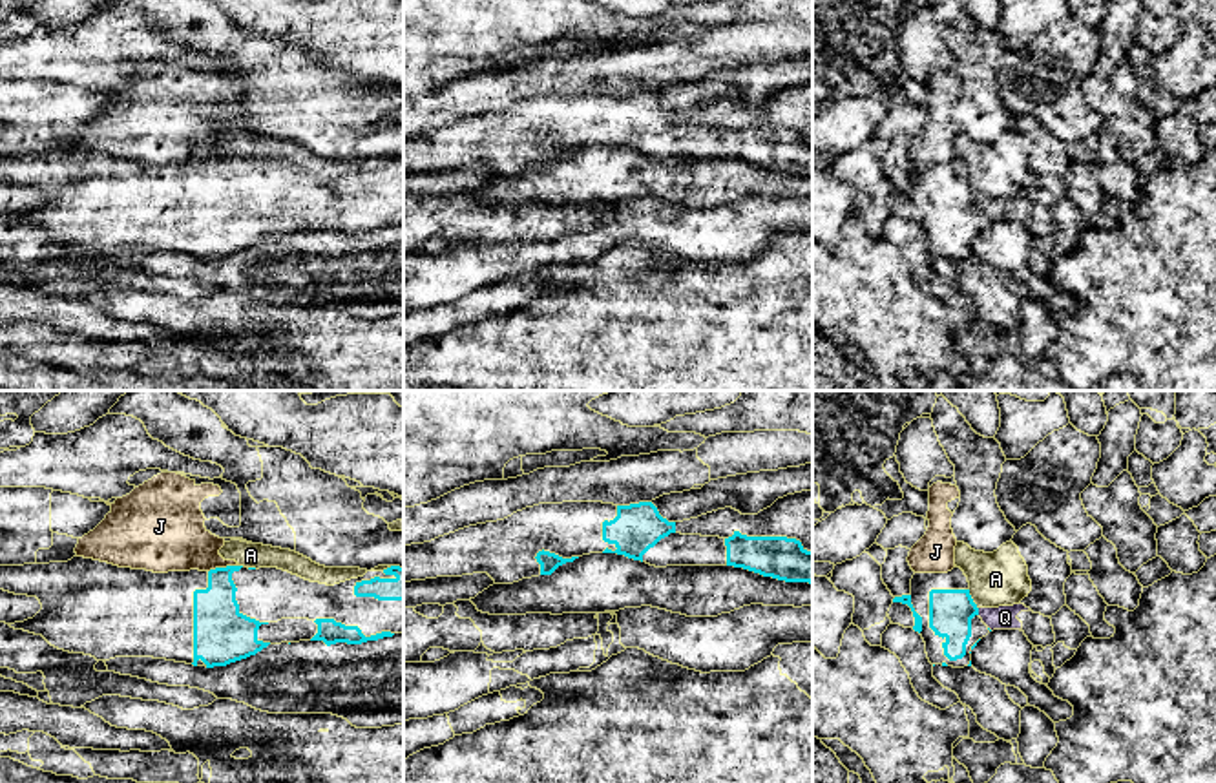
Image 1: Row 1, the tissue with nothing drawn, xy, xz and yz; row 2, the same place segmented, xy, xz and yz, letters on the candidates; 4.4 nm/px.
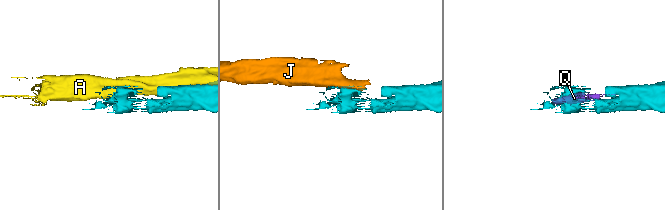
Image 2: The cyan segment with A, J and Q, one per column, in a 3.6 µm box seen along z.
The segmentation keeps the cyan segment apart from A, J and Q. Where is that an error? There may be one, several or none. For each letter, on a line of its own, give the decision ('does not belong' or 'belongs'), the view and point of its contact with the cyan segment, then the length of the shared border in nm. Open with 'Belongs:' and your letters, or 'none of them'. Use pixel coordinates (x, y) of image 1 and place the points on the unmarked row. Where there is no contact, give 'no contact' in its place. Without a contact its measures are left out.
Belongs: none of them
A: does not belong; meets cyan in yz at (972, 190); contact 100 nm long
J: does not belong; meets cyan in xy at (223, 159); contact 140 nm long
Q: does not belong; meets cyan in yz at (977, 203); contact 30 nm long

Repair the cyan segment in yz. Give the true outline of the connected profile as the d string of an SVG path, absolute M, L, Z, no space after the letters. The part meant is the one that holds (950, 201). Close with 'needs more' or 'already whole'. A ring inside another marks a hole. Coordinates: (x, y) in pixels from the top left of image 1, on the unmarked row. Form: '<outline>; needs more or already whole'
M957 157L948 164L915 164L911 184L893 193L911 199L913 221L922 226L933 257L971 257L971 241L991 223L979 208L968 168Z; needs more

